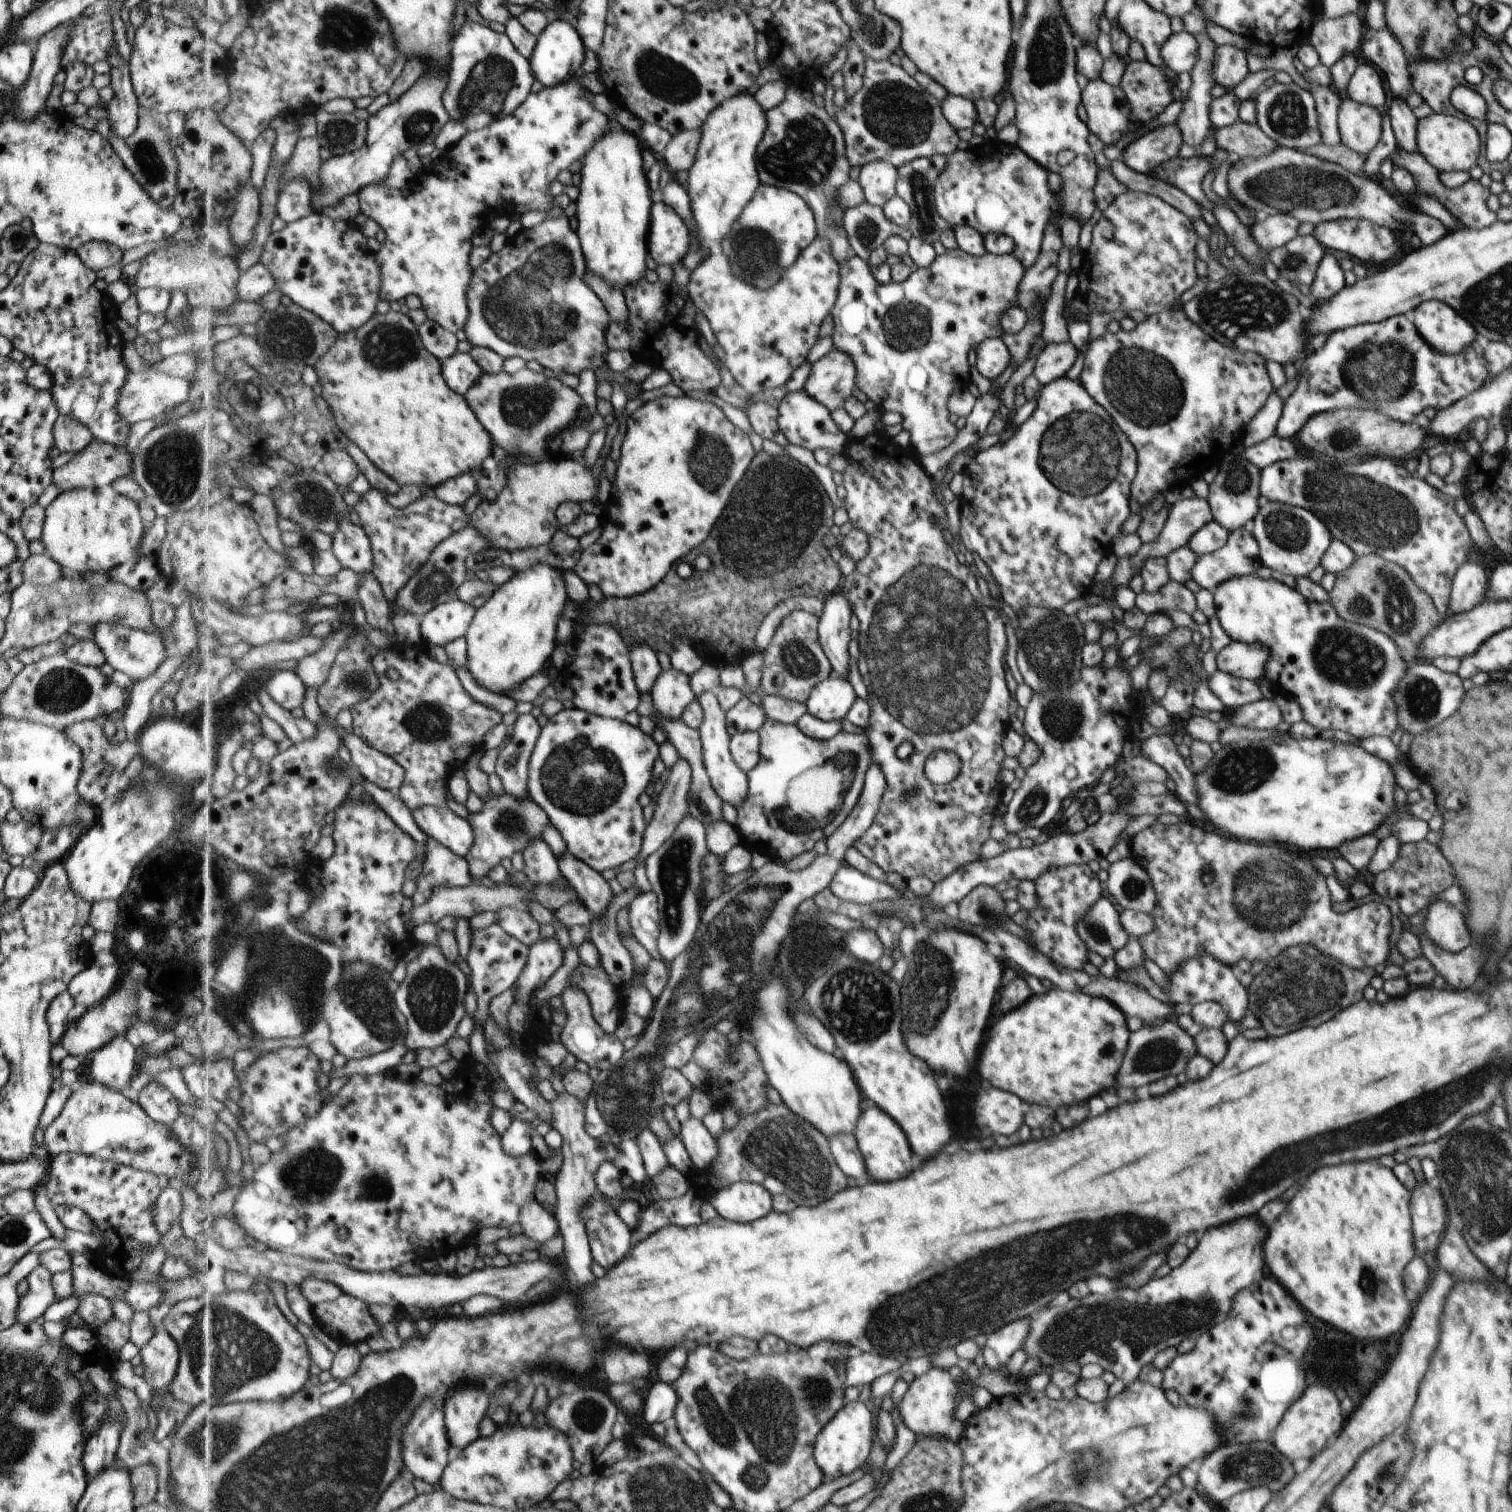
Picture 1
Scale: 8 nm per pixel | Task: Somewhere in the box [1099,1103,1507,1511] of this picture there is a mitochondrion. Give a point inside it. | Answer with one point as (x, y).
(1251, 1467)

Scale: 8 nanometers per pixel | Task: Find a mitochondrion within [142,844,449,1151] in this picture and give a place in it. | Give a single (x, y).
(371, 1001)

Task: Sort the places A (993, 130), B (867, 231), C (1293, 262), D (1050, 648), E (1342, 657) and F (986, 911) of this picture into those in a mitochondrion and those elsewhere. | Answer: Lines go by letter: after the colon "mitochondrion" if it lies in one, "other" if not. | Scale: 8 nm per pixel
A: other
B: mitochondrion
C: mitochondrion
D: mitochondrion
E: mitochondrion
F: mitochondrion

